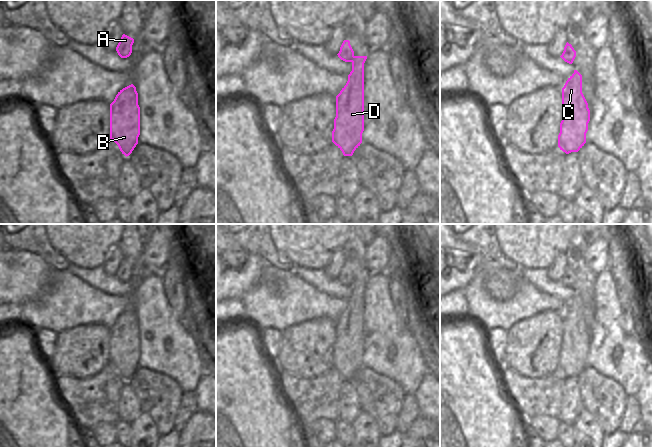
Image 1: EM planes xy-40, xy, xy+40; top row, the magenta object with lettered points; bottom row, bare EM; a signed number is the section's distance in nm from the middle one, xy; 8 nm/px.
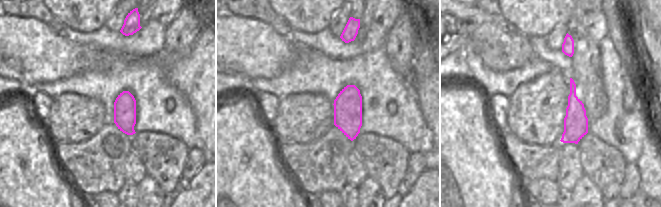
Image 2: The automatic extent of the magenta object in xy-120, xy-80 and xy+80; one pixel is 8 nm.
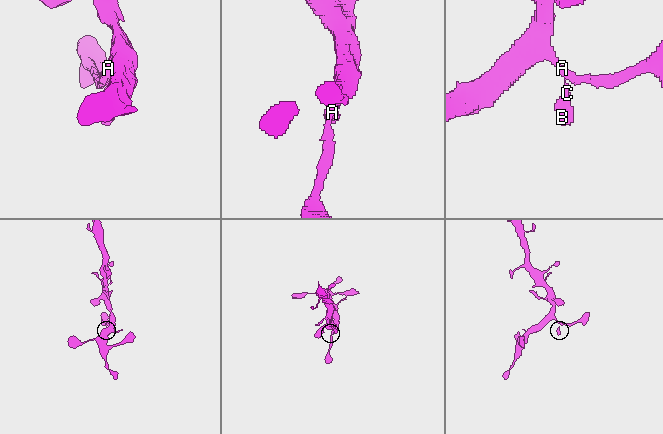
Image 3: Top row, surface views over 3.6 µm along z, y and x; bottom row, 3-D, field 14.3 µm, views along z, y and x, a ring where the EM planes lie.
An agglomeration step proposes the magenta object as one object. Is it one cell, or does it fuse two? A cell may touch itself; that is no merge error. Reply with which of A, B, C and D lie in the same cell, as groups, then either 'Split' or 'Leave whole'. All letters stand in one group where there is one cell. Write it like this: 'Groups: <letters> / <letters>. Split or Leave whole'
Groups: A / B C D. Split

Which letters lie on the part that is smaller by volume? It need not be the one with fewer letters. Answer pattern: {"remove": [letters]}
{"remove": ["B", "C", "D"]}

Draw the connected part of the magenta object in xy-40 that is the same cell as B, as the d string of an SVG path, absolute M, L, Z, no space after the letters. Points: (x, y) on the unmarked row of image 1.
M131 308L118 316L110 328L110 363L119 371L122 378L129 380L136 369L140 359L140 331L136 311Z

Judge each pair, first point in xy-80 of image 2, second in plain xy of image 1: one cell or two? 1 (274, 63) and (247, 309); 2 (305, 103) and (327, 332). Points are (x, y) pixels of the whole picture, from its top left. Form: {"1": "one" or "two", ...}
{"1": "two", "2": "one"}

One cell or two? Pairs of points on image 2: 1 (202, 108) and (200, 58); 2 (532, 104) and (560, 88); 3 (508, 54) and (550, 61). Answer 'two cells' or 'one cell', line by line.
1: one cell
2: one cell
3: two cells

